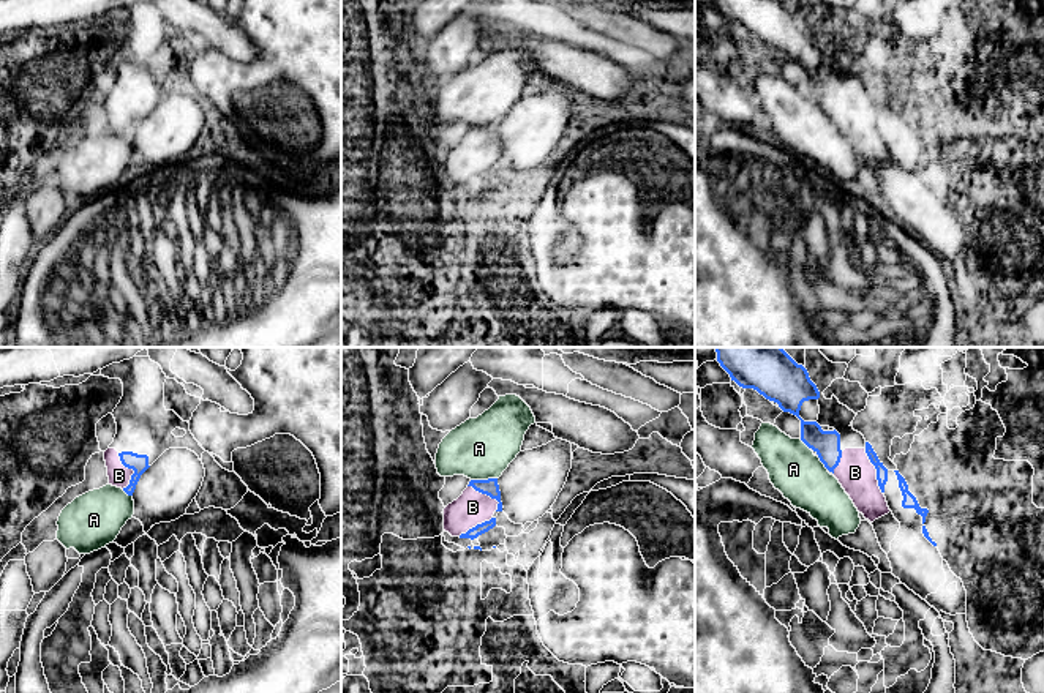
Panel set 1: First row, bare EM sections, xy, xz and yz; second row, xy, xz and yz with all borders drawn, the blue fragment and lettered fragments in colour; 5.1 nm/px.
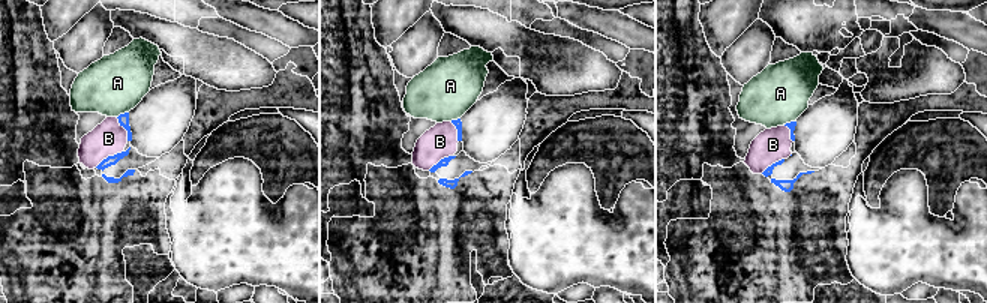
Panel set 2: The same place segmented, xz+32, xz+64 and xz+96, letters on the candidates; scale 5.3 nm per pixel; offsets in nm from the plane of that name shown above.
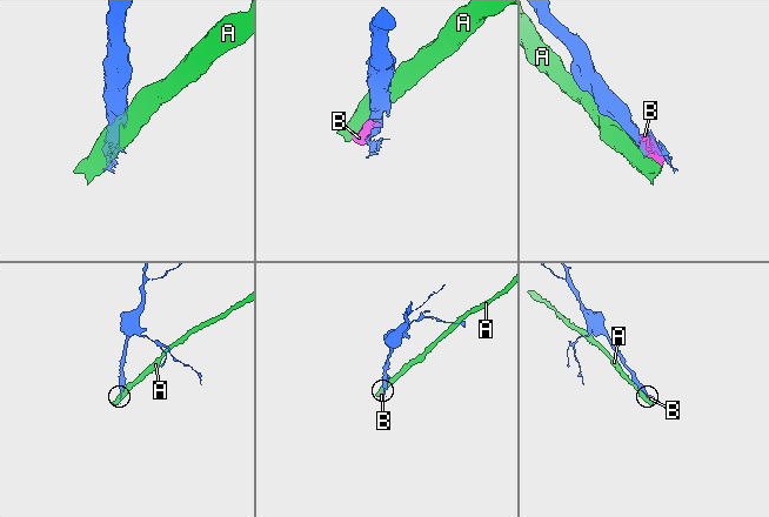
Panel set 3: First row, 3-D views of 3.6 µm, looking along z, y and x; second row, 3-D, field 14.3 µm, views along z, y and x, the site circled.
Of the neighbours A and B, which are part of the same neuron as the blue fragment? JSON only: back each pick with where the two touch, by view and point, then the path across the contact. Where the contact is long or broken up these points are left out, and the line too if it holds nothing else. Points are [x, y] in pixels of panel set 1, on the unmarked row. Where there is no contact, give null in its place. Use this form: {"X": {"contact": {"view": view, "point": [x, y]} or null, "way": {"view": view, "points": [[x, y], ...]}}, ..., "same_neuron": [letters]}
{"B": {"contact": {"view": "yz", "point": [877, 117]}, "way": {"view": "yz", "points": [[882, 119], [877, 117], [855, 119]]}}, "same_neuron": ["B"]}

